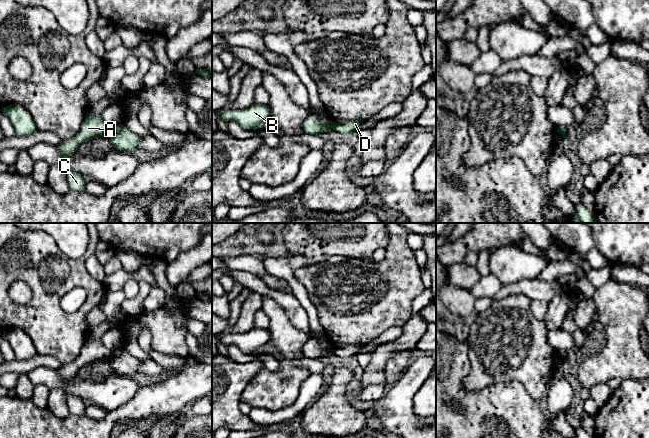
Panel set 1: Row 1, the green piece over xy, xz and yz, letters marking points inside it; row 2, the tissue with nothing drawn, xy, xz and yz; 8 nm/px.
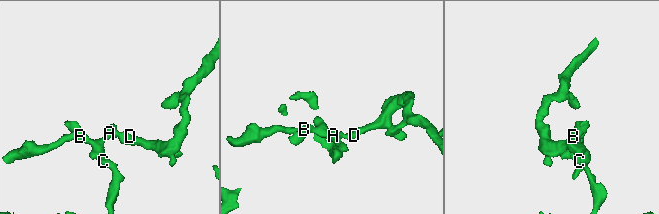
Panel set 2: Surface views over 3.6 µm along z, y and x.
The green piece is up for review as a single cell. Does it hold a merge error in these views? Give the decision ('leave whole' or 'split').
split

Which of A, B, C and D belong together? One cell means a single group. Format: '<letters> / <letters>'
A B C / D

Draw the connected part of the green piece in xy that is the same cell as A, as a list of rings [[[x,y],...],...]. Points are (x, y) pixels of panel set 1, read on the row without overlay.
[[[88,337],[81,349],[79,357],[71,363],[63,364],[57,371],[63,382],[69,384],[78,375],[79,370],[84,365],[97,360],[108,359],[110,354],[111,351],[102,344],[101,339]]]

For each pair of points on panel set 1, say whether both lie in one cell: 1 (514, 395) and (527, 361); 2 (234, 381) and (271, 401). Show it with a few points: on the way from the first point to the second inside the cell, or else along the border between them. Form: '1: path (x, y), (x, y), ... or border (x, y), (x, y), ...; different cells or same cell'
1: border (495, 382), (517, 380), (534, 400); different cells
2: border (260, 369), (249, 381), (239, 400); different cells

